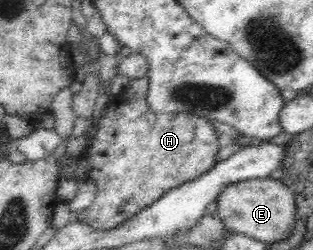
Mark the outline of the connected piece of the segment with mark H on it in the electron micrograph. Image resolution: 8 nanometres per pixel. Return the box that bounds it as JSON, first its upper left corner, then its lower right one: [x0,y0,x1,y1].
[76,77,224,230]

